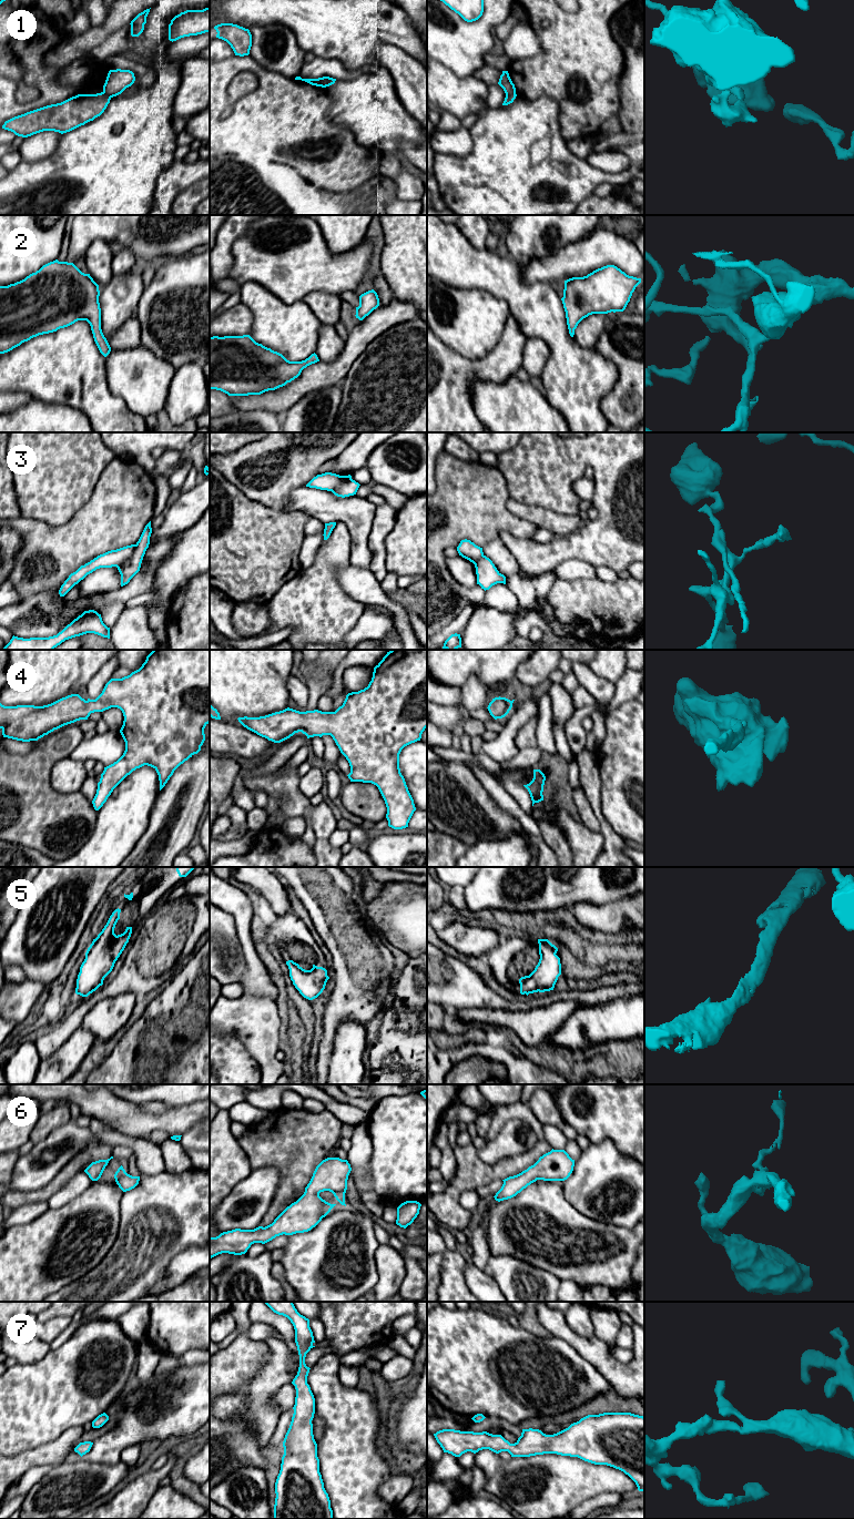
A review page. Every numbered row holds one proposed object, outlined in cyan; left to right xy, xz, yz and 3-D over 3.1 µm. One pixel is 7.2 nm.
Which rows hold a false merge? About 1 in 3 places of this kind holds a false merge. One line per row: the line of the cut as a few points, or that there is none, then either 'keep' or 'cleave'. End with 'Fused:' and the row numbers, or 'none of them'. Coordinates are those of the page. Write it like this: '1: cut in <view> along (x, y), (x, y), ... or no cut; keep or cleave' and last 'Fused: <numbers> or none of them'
1: cut in xz along (324, 77), (326, 85); cleave
2: no cut; keep
3: cut in xy along (136, 544), (133, 552), (117, 567); cleave
4: no cut; keep
5: no cut; keep
6: no cut; keep
7: no cut; keep
Fused: 1, 3

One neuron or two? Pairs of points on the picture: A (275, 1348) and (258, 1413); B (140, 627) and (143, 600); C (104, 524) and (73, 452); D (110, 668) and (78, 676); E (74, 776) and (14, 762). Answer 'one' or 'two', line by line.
A: one
B: two
C: two
D: two
E: two

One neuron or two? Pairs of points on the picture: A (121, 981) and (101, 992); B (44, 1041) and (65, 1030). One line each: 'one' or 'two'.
A: one
B: one

